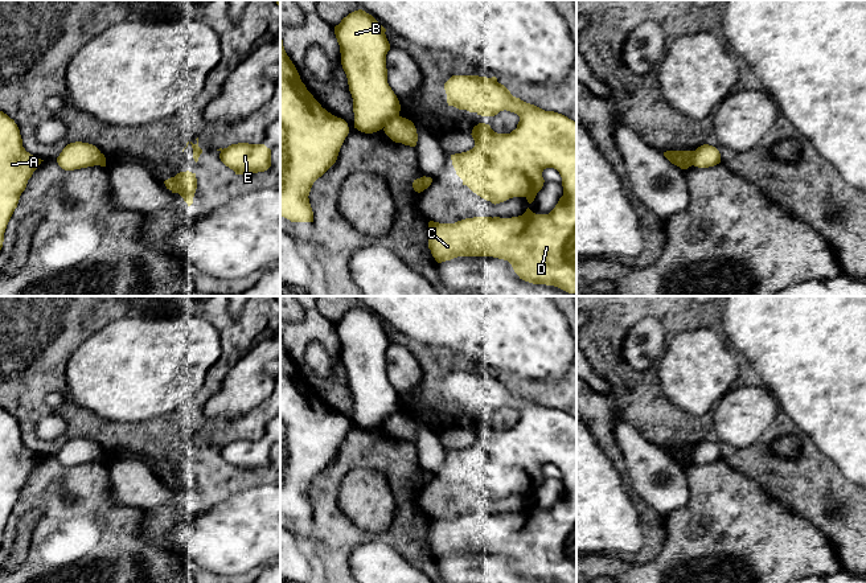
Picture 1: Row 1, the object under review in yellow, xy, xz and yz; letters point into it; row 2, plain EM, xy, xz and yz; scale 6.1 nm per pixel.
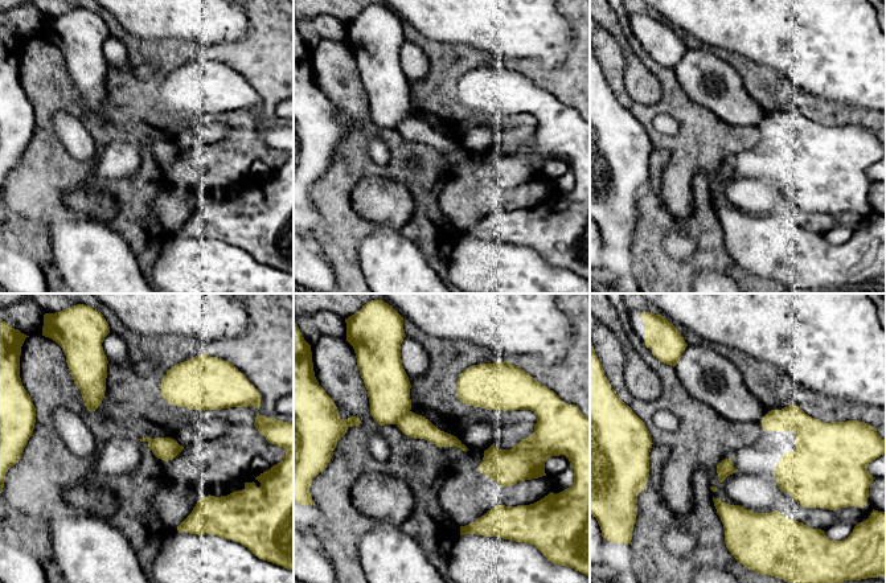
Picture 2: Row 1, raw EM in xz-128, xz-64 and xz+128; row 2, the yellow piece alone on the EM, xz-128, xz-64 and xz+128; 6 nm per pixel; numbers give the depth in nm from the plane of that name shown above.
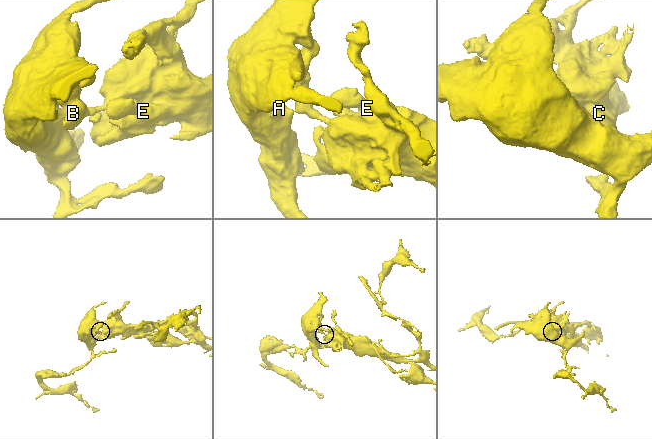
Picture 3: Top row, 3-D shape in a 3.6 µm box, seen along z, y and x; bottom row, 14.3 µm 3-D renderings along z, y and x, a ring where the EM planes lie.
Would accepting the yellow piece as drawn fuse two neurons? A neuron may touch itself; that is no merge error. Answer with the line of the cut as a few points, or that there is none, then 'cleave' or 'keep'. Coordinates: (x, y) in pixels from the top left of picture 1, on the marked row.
cut none; keep

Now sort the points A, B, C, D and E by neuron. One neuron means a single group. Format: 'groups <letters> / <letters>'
groups A B C D E

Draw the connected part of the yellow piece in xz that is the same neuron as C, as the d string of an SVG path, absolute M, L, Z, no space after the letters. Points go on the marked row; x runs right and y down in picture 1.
M452 75L444 90L448 106L459 110L481 116L494 116L506 110L520 116L517 128L510 134L497 134L485 123L473 127L475 147L451 155L463 185L494 205L513 197L525 197L531 204L543 186L542 172L554 168L562 177L563 196L549 214L535 214L528 208L522 215L512 218L473 217L455 223L430 221L428 249L432 256L438 263L457 256L504 259L525 282L576 293L576 122L513 97L496 77Z

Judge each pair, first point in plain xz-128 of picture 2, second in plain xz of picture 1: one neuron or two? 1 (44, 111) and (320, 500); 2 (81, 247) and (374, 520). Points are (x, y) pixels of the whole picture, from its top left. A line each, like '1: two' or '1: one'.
1: one
2: two

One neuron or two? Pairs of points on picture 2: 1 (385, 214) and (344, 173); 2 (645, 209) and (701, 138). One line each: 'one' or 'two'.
1: two
2: two

